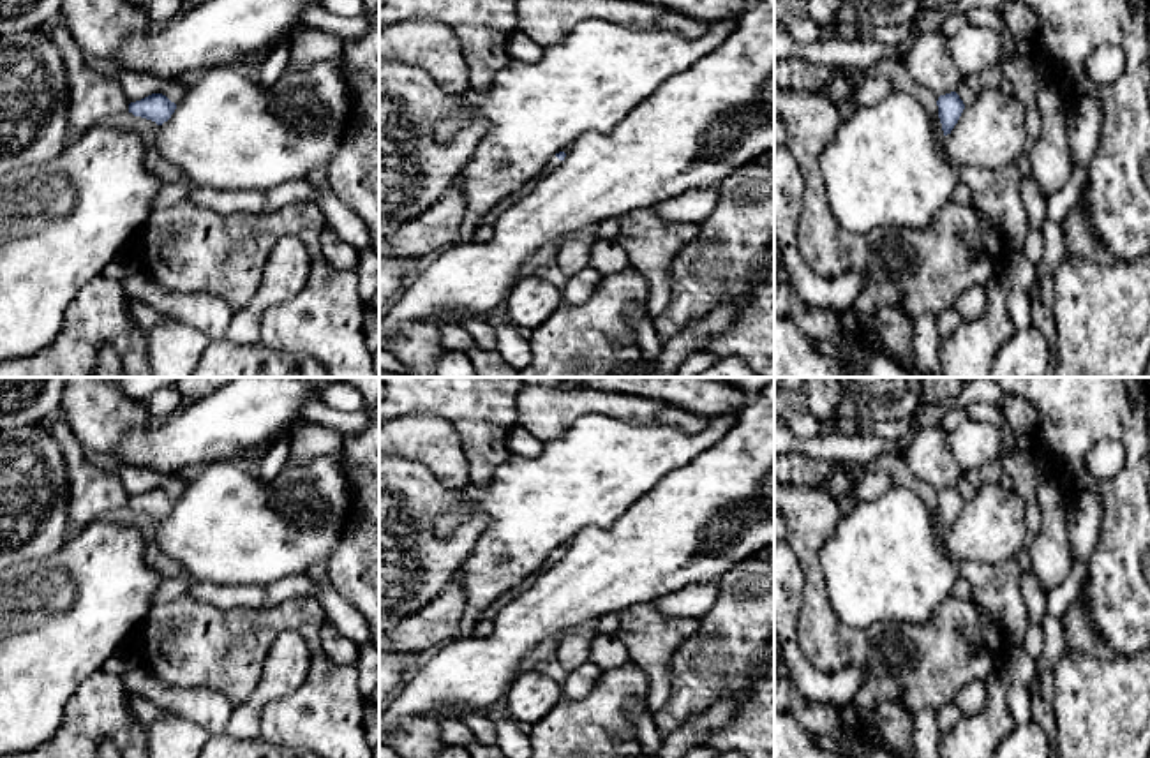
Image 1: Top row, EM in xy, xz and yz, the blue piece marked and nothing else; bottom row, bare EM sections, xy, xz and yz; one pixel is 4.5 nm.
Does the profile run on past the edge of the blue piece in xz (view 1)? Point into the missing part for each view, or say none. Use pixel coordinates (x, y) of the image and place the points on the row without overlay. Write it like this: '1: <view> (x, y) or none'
1: xz (554, 557)

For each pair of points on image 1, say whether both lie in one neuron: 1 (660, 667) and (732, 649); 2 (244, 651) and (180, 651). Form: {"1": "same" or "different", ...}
{"1": "different", "2": "same"}

